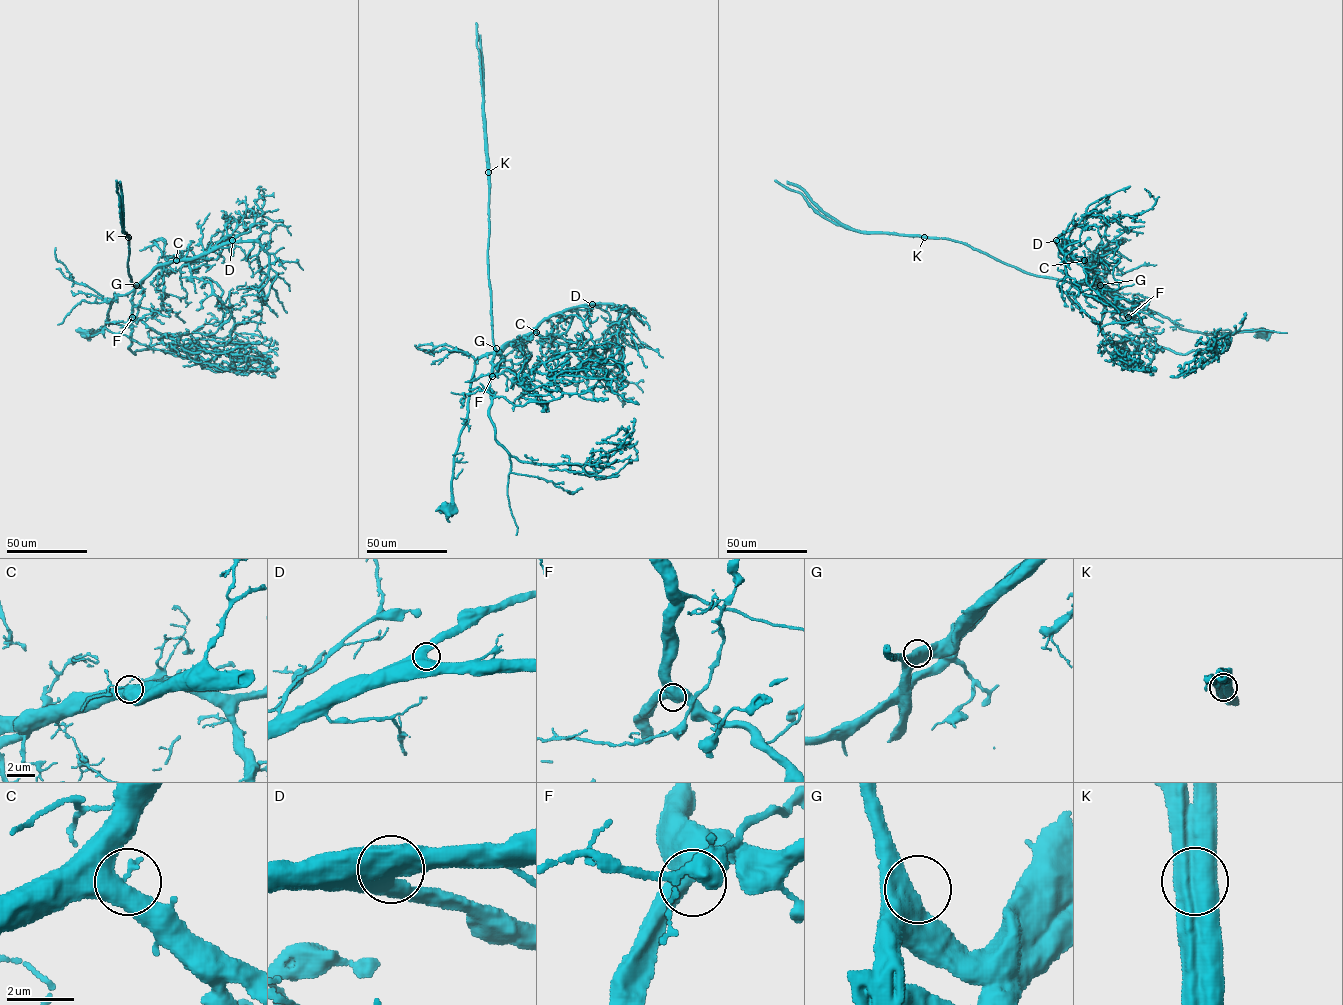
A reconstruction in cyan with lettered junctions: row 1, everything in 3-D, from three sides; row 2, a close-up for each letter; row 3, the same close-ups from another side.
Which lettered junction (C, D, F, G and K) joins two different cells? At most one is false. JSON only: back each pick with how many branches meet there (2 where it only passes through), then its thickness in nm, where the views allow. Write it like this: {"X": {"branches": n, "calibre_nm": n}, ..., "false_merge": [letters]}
{"K": {"branches": 2, "calibre_nm": 800}, "false_merge": ["K"]}

